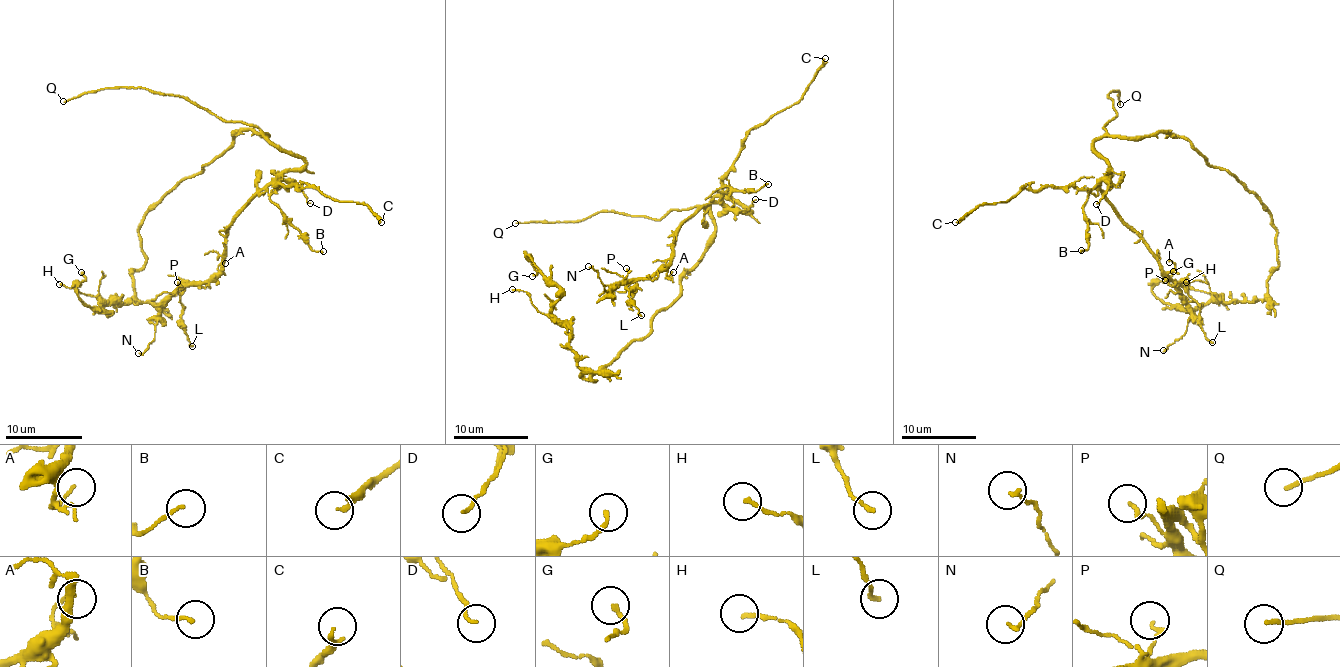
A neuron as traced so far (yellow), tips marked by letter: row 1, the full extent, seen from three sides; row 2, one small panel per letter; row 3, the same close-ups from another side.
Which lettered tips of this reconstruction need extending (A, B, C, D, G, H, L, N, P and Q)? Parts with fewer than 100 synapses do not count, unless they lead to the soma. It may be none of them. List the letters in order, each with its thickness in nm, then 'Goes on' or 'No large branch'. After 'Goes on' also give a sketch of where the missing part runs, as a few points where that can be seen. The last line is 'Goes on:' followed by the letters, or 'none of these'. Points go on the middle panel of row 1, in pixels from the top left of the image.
A: Thickness 110 nm. No large branch
B: Thickness 120 nm. No large branch
C: Thickness 200 nm. No large branch
D: Thickness 110 nm. No large branch
G: Thickness 170 nm. No large branch
H: Thickness 130 nm. No large branch
L: Thickness 150 nm. No large branch
N: Thickness 130 nm. No large branch
P: Thickness 160 nm. No large branch
Q: Thickness 160 nm. Goes on. Course of what is missing: (515, 223), (469, 221)
Goes on: Q

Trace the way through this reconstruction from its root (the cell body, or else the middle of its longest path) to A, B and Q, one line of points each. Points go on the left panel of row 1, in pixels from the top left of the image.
A: (238, 132), (267, 134), (304, 165), (281, 170), (234, 219), (219, 272), (225, 263)
B: (238, 132), (267, 134), (269, 142), (304, 161), (300, 169), (283, 174), (269, 199), (313, 251), (323, 251)
Q: (238, 132), (267, 134), (256, 126), (221, 120), (183, 97), (144, 88), (100, 88), (63, 101)

